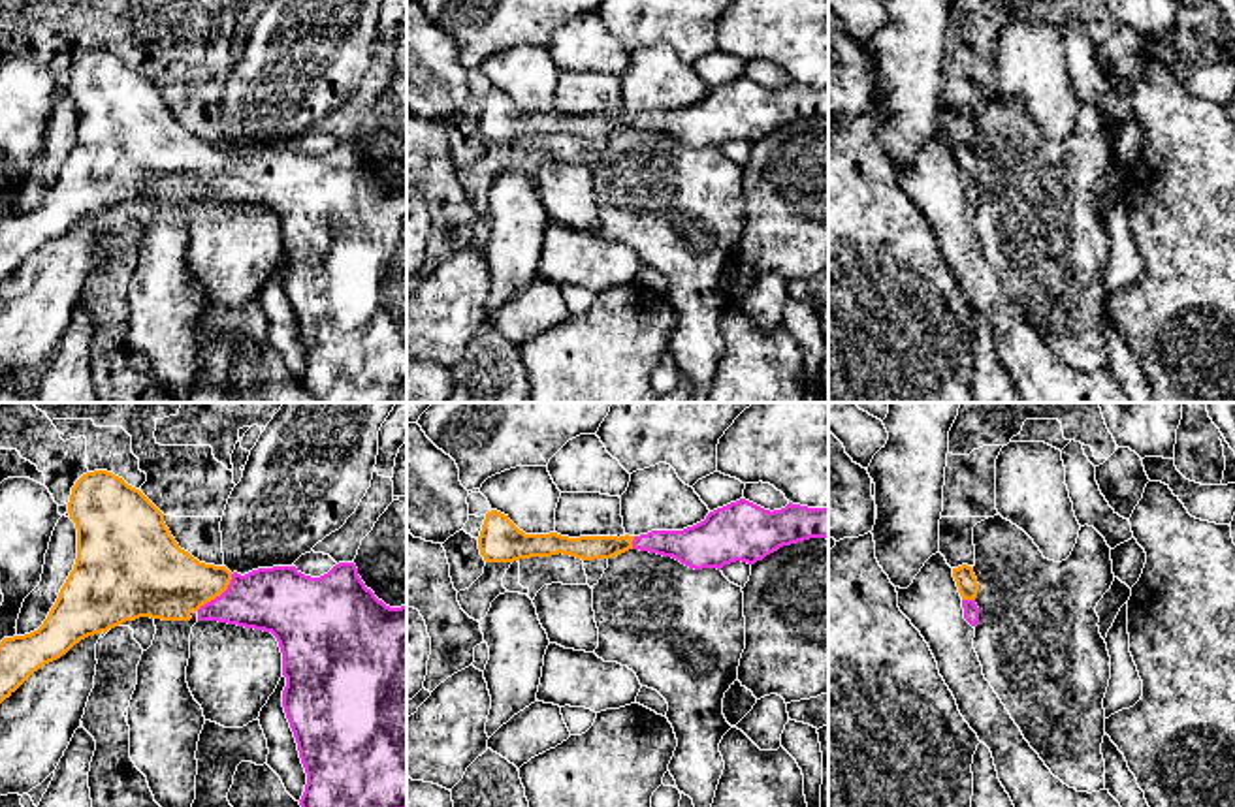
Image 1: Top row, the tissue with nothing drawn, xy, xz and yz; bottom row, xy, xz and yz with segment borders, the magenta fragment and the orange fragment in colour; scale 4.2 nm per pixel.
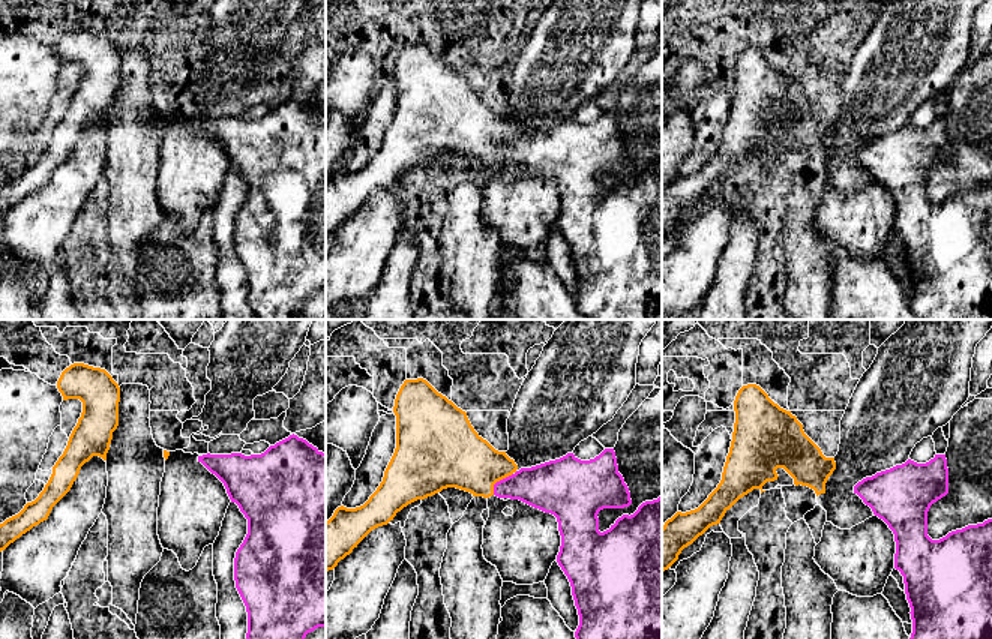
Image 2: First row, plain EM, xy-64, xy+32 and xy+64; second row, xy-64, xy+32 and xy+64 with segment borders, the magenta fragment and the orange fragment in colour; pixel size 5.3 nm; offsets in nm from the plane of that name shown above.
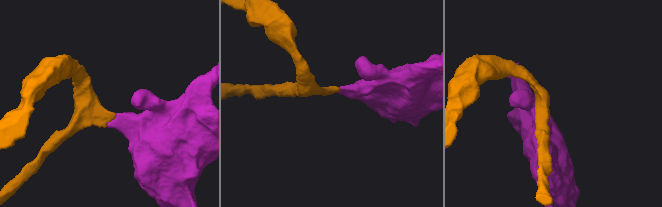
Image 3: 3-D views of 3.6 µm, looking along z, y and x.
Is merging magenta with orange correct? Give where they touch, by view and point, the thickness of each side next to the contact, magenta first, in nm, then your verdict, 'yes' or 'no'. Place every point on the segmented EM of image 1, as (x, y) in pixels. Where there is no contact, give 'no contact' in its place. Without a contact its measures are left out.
xy (217, 597) | 280/320 nm | yes

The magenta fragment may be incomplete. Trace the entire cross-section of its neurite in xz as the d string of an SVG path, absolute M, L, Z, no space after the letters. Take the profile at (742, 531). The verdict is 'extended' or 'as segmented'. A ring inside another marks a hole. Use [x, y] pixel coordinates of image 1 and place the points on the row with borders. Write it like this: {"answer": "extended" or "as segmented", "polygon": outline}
{"answer": "extended", "polygon": "M746 498L717 508L704 521L683 530L651 530L640 536L580 536L557 532L525 534L508 515L486 514L478 549L486 562L514 562L531 557L570 555L582 561L612 559L629 549L672 557L702 570L742 561L755 564L783 546L810 538L828 540L828 508L789 502L781 510L764 510Z"}

